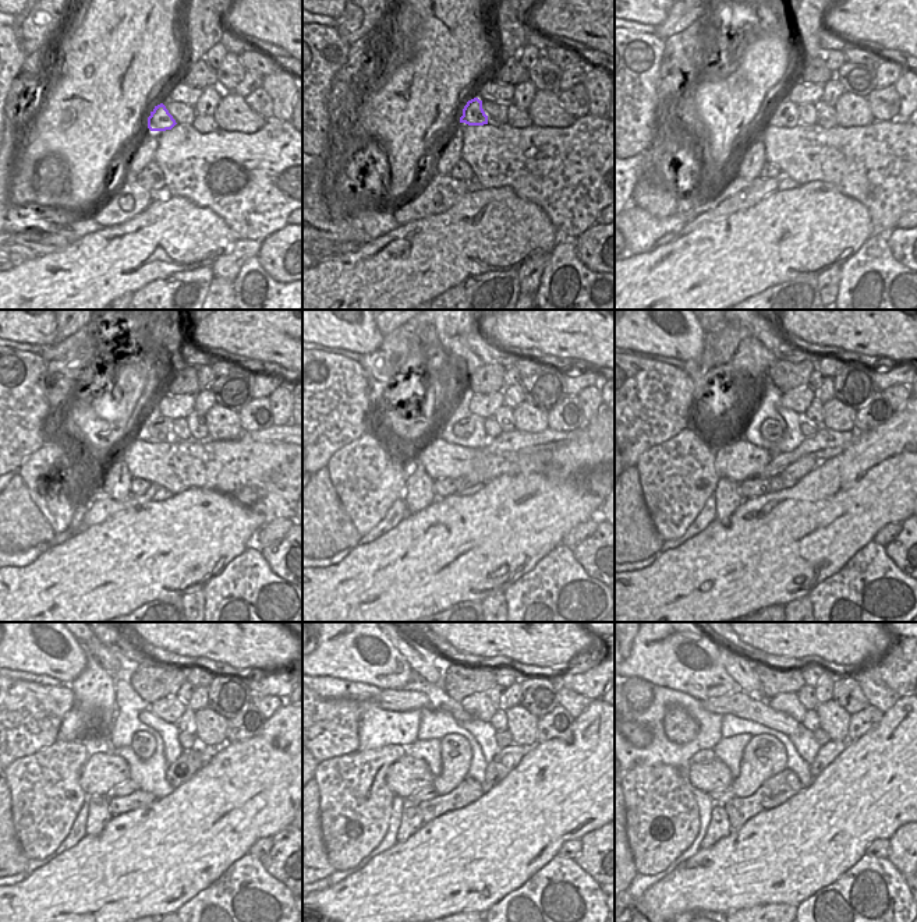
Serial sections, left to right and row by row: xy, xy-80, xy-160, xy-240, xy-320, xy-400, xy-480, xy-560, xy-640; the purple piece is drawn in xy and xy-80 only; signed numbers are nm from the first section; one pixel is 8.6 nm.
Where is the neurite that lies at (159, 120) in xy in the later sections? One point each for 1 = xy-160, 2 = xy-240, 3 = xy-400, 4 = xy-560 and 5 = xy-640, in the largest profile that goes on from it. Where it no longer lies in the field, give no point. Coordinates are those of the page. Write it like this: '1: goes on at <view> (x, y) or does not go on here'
1: goes on at xy-160 (785, 113)
2: goes on at xy-240 (160, 427)
3: goes on at xy-400 (771, 430)
4: goes on at xy-560 (455, 749)
5: goes on at xy-640 (764, 756)

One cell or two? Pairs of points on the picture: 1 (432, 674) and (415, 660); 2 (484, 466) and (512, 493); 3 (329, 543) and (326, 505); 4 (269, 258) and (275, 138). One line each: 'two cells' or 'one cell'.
1: one cell
2: two cells
3: one cell
4: two cells

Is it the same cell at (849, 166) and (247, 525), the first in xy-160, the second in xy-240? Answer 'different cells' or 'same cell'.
different cells

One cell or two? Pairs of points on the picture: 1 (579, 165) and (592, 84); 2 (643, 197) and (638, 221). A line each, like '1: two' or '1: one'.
1: two
2: two

